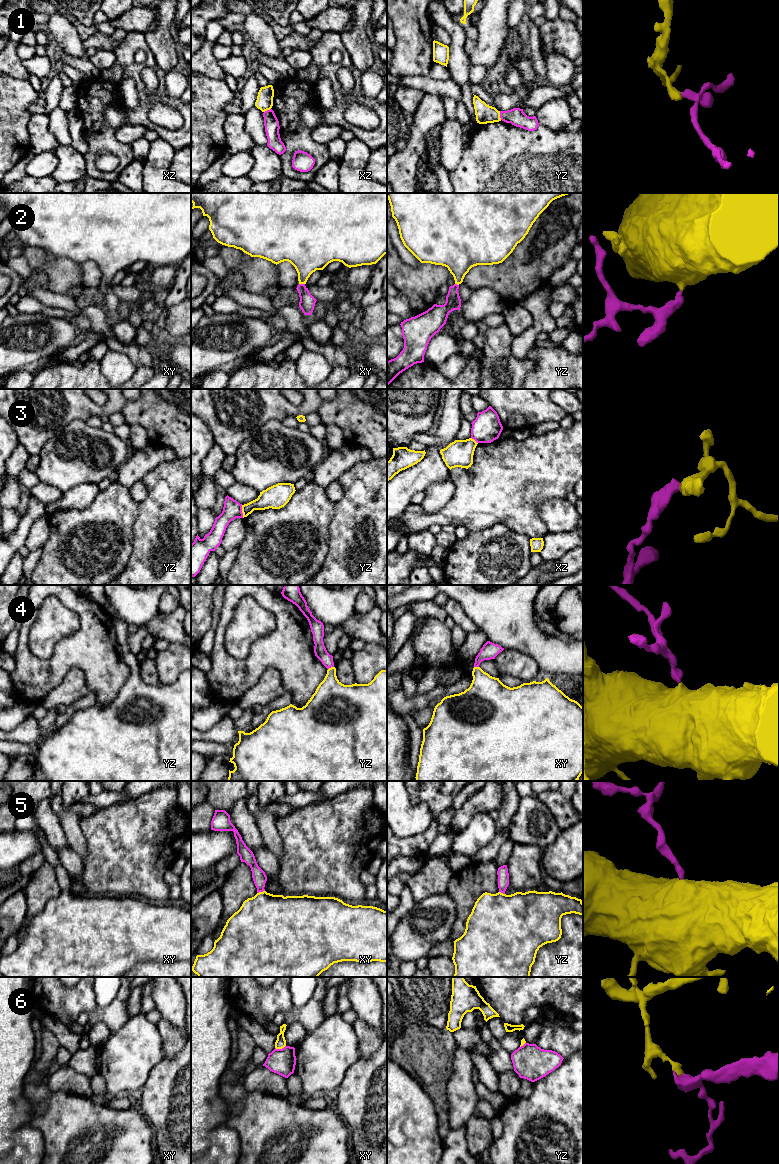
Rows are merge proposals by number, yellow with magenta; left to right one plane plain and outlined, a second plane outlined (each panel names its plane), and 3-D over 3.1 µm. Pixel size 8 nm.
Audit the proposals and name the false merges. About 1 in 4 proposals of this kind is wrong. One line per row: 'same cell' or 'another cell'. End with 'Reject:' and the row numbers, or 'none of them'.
1: another cell
2: same cell
3: another cell
4: same cell
5: same cell
6: another cell
Reject: 1, 3, 6

